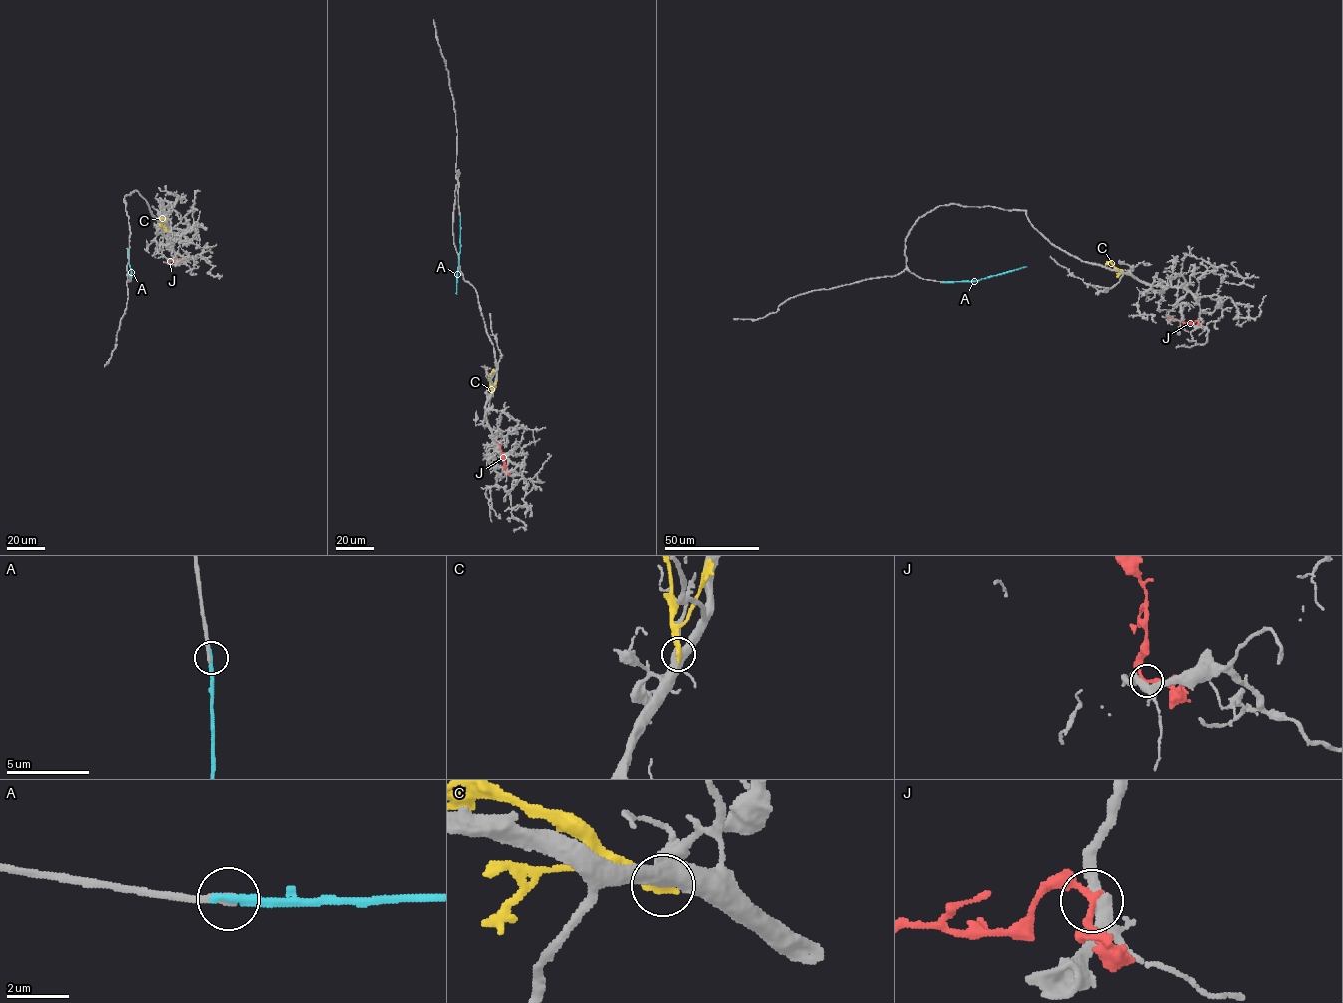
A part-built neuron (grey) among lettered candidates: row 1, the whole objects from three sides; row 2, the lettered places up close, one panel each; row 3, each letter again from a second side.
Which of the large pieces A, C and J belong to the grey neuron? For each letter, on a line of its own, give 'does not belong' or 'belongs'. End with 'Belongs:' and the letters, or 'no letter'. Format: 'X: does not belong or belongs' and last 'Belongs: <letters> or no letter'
A: belongs
C: does not belong
J: does not belong
Belongs: A

